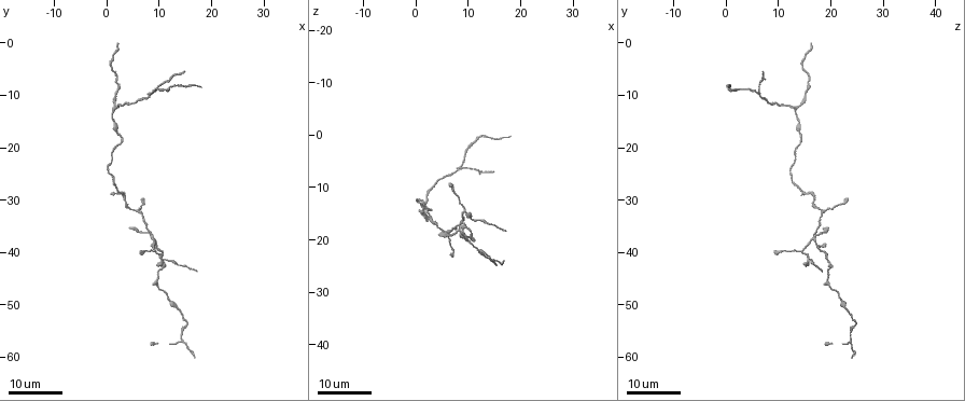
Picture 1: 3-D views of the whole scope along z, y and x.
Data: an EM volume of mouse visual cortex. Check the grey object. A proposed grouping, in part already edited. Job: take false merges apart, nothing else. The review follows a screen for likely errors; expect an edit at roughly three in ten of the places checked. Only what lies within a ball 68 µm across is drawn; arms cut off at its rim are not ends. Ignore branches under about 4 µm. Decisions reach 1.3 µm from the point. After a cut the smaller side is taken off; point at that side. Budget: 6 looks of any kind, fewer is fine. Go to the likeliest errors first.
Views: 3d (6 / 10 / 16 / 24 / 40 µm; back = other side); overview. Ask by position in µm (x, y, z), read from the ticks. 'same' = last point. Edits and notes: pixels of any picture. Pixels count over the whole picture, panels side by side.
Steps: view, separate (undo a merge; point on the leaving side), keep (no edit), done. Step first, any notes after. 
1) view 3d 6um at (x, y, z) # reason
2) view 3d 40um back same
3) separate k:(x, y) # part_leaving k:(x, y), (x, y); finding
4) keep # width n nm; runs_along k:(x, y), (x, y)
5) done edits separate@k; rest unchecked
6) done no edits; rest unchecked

view 3d 24um at (8.5, 9.5, 6.0) # four-way junction

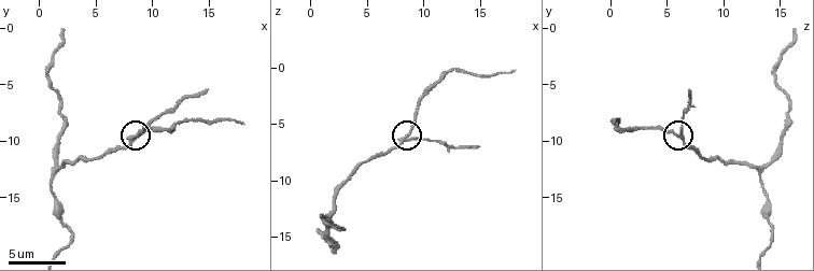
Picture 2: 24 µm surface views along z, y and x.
view 3d 6um at (9.0, 9.4, 6.2)

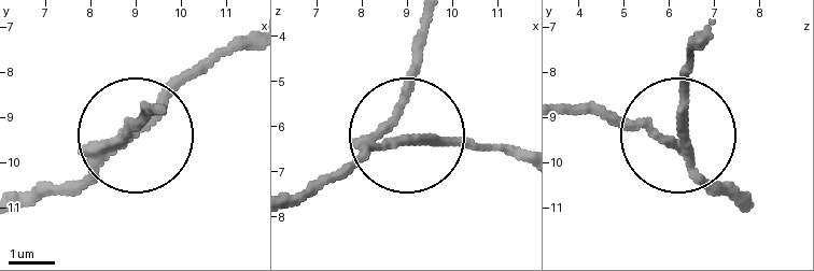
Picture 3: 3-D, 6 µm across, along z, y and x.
separate 3:(137, 129) # arms 4; part_leaving 3:(97, 157), (151, 115); a second neuron is stuck on

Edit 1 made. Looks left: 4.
view 3d 24um at (6.0, 32.0, 19.5) # two arms in line, one across

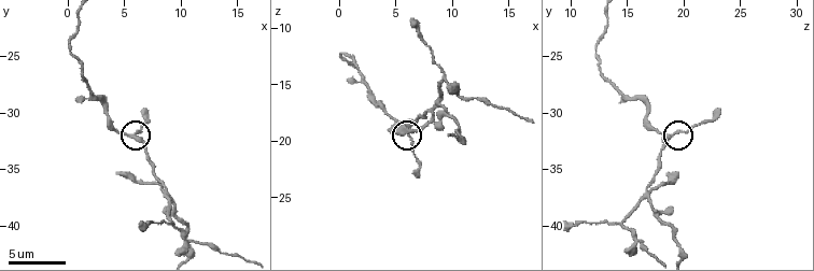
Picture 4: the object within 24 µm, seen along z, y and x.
view 3d 6um at (6.2, 31.8, 19.0)

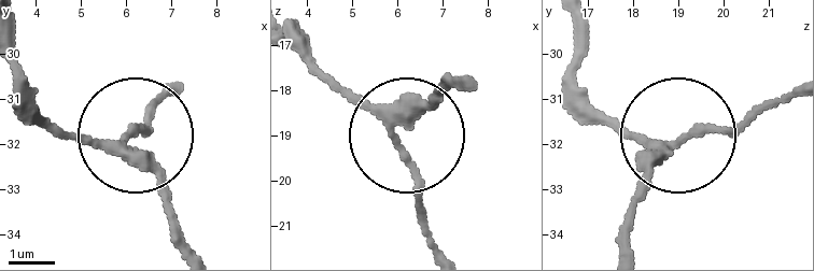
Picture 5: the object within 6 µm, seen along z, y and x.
view 3d 6um back at (6.00, 31.90, 19.10)

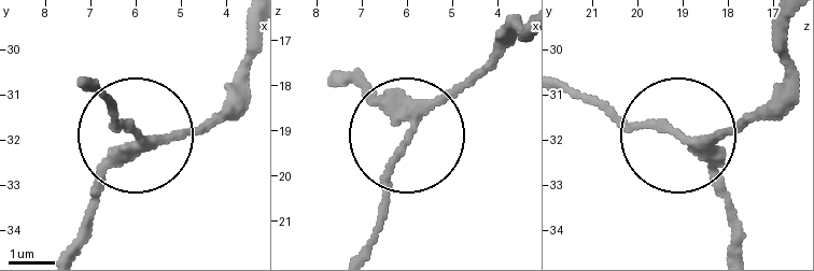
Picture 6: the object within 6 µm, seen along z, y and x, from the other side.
keep # arms 3; runs_along 6:(250, 36), (247, 82), (204, 124), (146, 140), (92, 94); one neuron here

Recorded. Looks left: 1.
view 3d 16um at (1.6, 12.4, 13.2) # three-way junction

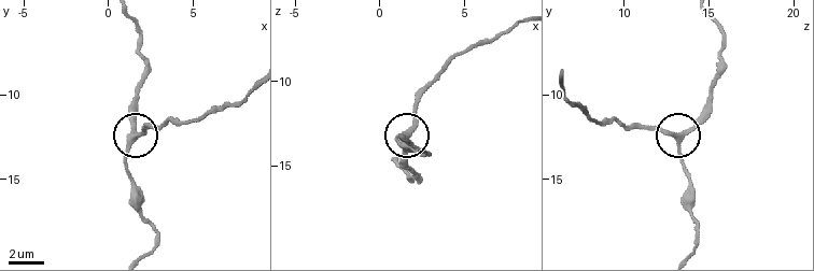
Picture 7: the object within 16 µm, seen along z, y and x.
keep # side_arm 15 um; runs_along 7:(693, 251), (690, 185), (682, 168), (677, 138), (711, 109); all the same neuron

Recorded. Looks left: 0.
done edits separate@3; rest unchecked

